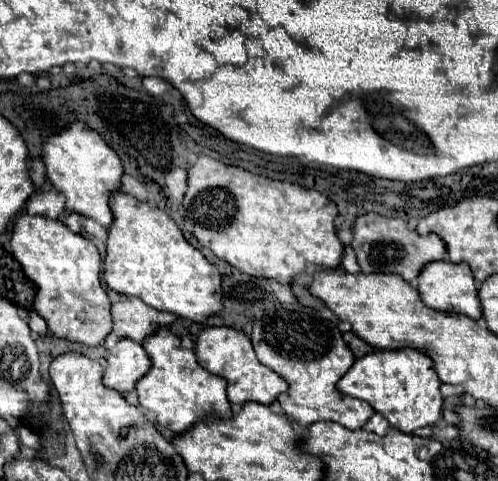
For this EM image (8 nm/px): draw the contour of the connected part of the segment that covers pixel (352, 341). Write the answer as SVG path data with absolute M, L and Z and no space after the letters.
M346 332L346 334L344 334L344 342L350 346L350 350L352 350L352 354L354 354L356 358L372 352L372 346L366 344L366 342L362 342L360 338L356 338L352 332Z

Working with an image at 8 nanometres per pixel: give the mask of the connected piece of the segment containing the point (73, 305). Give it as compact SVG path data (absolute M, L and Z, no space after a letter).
M22 214L10 236L12 254L36 284L34 308L46 320L48 330L60 338L98 346L112 330L110 300L100 284L102 258L98 248L84 236L70 232L58 220Z

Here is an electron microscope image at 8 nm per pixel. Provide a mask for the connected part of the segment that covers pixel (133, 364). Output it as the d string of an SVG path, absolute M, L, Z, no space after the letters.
M118 340L108 352L102 382L118 392L134 390L138 378L150 368L150 358L134 340Z

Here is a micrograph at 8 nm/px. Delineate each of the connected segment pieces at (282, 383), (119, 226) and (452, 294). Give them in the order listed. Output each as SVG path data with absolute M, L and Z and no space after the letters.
M208 326L198 334L194 352L196 352L198 364L204 370L226 378L230 404L240 406L240 404L250 402L250 400L258 402L258 404L270 404L276 400L278 394L288 390L286 380L282 376L274 374L268 366L262 366L258 362L250 338L240 330L234 330L230 326Z
M114 192L110 194L110 210L114 214L114 222L108 228L106 242L106 258L104 258L104 282L126 296L136 296L148 306L156 310L174 312L182 318L190 318L202 322L204 318L222 310L222 294L220 294L220 274L218 270L194 248L186 242L176 222L160 208L152 208L148 202L142 202L130 194Z
M448 260L428 262L418 276L418 292L420 292L420 300L434 310L456 312L456 314L464 314L474 320L482 318L478 288L476 288L474 276L470 274L470 268L464 262L460 262L460 264L452 264Z

